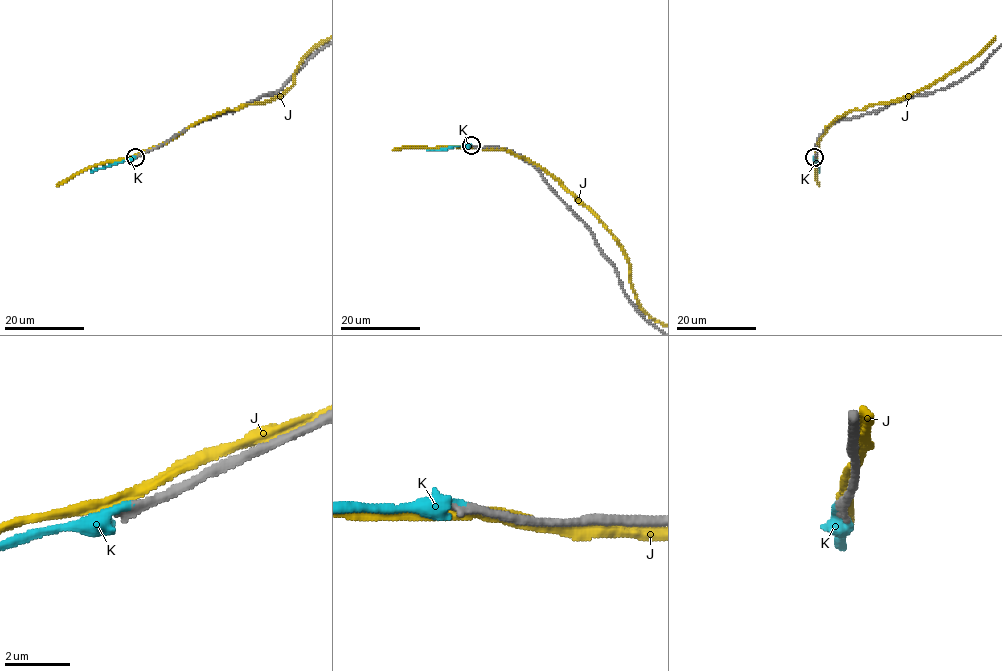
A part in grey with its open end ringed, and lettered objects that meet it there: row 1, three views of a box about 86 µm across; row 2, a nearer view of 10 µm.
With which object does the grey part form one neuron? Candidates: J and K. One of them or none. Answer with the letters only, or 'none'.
K

